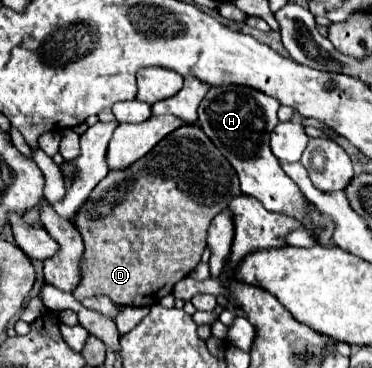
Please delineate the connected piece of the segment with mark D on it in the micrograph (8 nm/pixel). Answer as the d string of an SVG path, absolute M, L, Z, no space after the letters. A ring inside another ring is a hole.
M194 124L178 128L128 168L110 170L74 216L74 226L84 240L80 284L74 290L76 300L104 294L114 304L152 306L160 298L172 294L174 284L186 278L200 262L212 218L228 208L232 198L240 194L242 190L234 168L200 130L200 126Z

